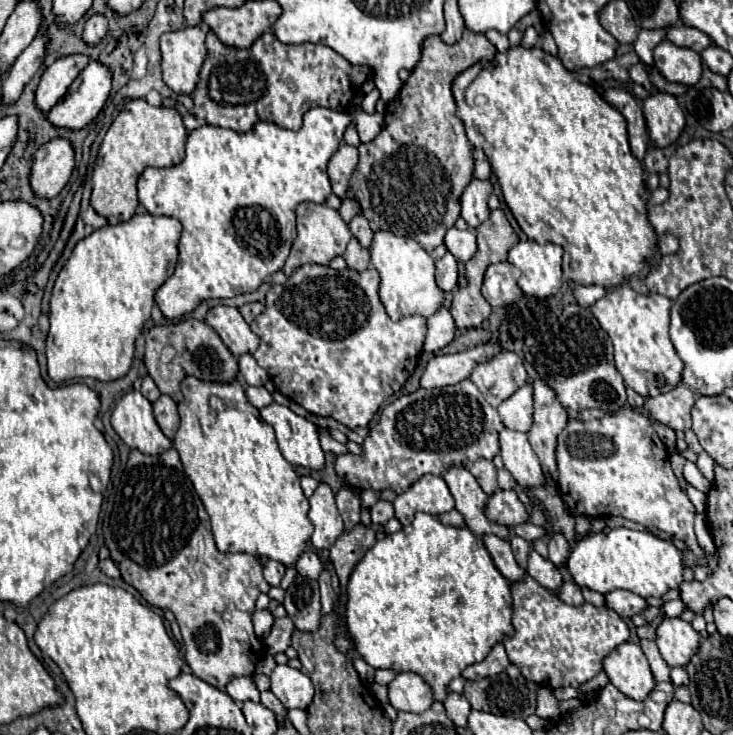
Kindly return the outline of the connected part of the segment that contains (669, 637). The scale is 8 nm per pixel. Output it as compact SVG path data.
M664 618L656 628L656 644L668 666L686 666L698 642L700 634L680 618Z

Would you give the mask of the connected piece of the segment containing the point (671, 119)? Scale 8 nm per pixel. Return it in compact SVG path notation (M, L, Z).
M670 94L648 96L642 102L642 110L646 116L650 142L656 148L666 148L680 138L686 120L684 120L684 112L678 106L674 96L670 96Z

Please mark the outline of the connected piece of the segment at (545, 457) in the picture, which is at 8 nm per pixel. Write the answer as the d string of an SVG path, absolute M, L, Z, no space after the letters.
M534 380L534 426L528 432L530 446L540 458L548 482L556 480L556 436L564 430L568 422L566 408L560 404L554 390L542 380Z

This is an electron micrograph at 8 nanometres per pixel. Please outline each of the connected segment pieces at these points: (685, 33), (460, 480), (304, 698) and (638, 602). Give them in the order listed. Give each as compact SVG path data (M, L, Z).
M670 26L666 32L666 40L670 40L676 46L690 48L694 52L702 52L712 44L712 40L704 32L688 26Z
M450 466L442 478L446 480L454 500L456 500L456 510L464 516L466 526L482 536L482 534L498 534L500 538L508 538L510 530L506 526L498 526L486 520L484 516L484 504L488 496L484 490L478 486L474 476L464 468L464 466Z
M276 666L270 674L270 680L270 690L276 694L276 698L284 704L286 710L306 710L310 706L310 700L314 698L314 686L310 678L300 670L294 670L290 666Z
M614 590L614 592L604 594L604 600L606 600L606 606L612 608L614 612L618 612L622 618L642 614L644 608L648 608L648 604L642 596L636 596L632 592L622 592L622 590Z

